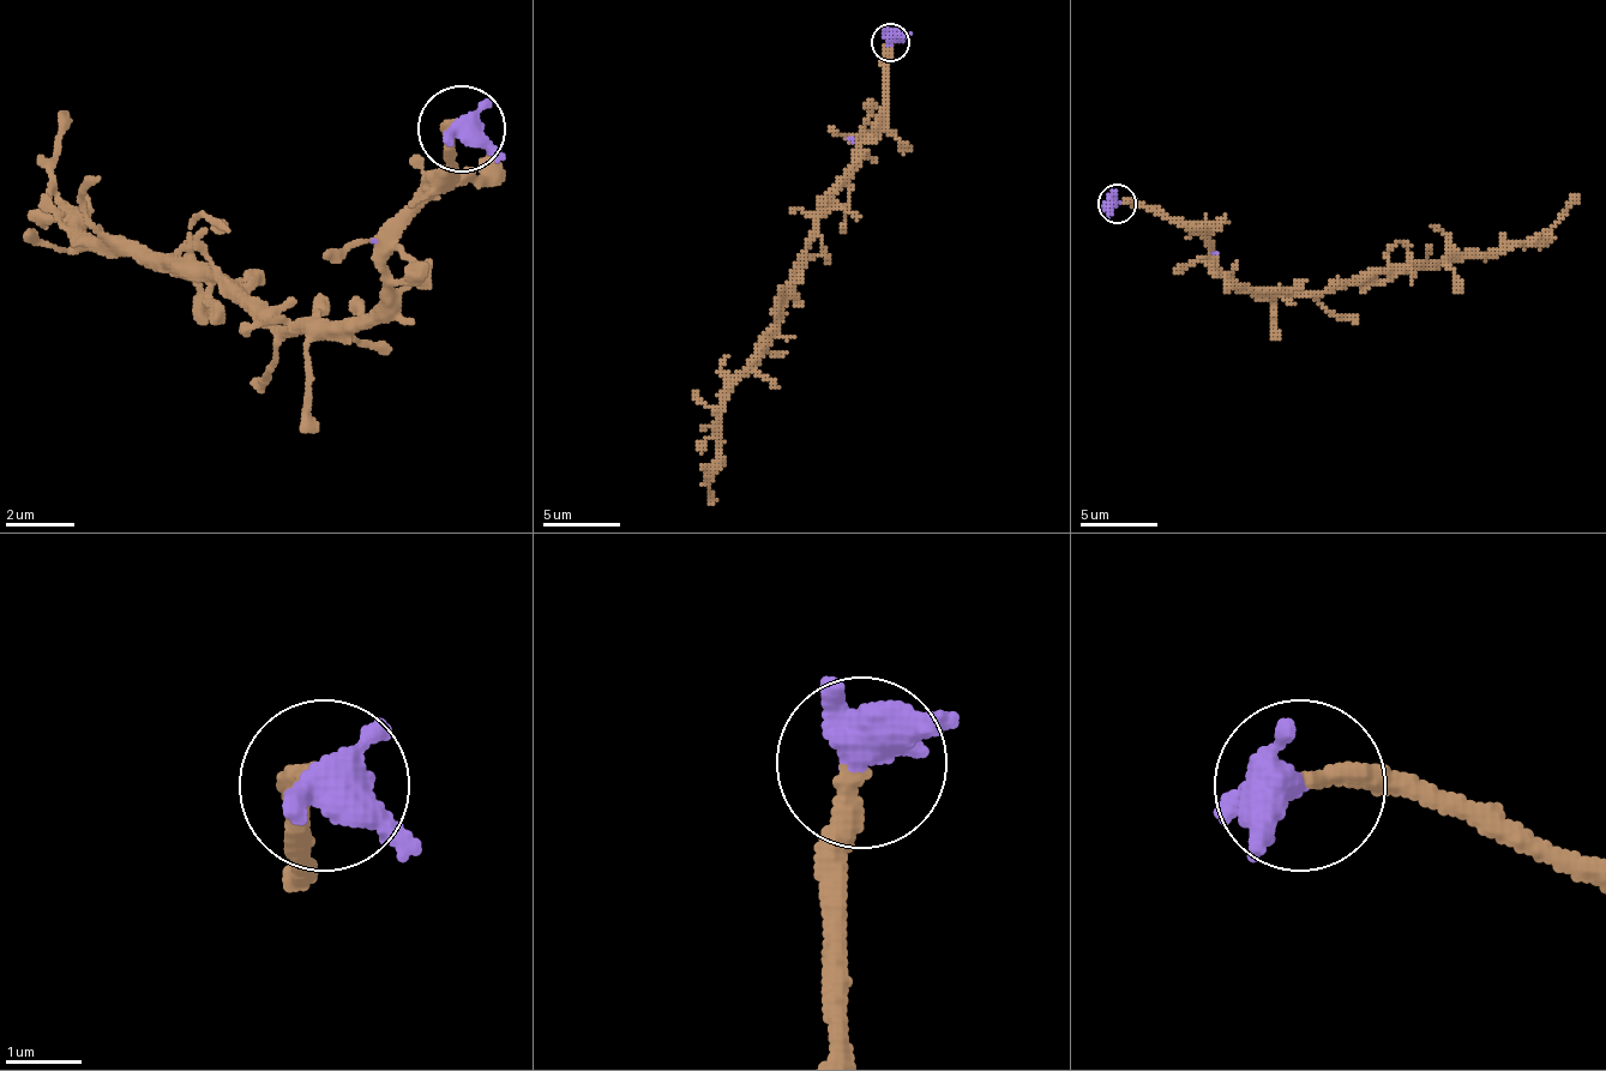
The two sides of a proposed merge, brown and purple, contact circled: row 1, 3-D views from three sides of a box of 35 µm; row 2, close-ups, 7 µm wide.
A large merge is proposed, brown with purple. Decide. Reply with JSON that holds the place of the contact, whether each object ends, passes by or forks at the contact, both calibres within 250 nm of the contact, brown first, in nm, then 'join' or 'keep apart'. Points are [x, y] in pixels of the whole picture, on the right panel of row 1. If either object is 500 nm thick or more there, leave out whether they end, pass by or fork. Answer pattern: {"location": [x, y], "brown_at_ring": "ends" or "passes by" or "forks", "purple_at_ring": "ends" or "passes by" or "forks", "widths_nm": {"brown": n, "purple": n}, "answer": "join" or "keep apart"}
{"location": [1117, 203], "brown_at_ring": "ends", "purple_at_ring": "forks", "widths_nm": {"brown": 300, "purple": 360}, "answer": "join"}

